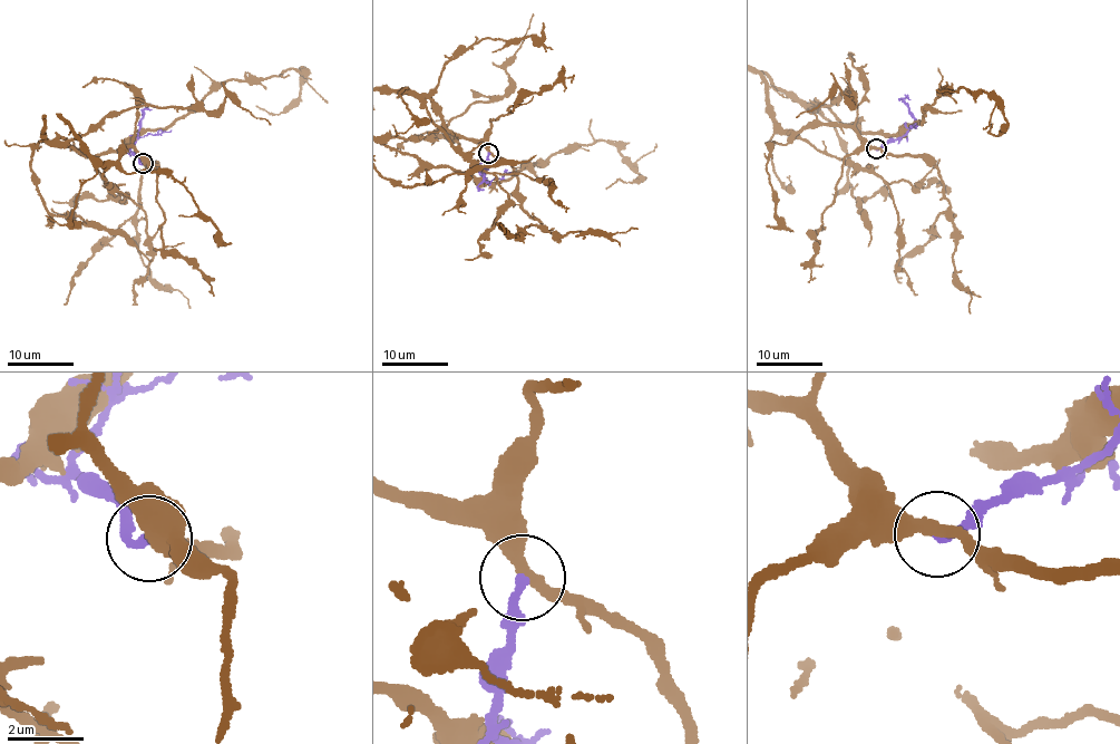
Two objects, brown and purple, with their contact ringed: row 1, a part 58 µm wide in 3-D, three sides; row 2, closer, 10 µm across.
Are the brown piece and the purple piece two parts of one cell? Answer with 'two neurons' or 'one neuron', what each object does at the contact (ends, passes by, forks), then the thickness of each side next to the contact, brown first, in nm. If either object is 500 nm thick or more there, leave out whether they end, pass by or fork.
two neurons; brown passes by; purple ends; calibres 320 and 240 nm

